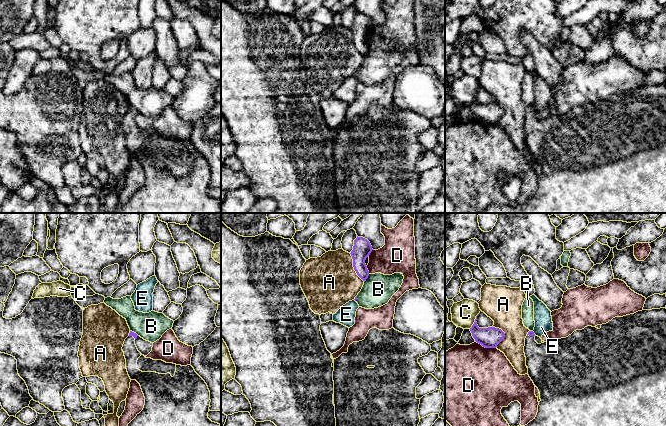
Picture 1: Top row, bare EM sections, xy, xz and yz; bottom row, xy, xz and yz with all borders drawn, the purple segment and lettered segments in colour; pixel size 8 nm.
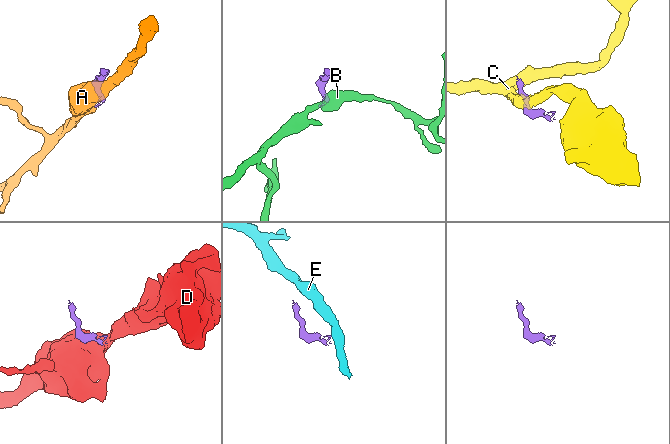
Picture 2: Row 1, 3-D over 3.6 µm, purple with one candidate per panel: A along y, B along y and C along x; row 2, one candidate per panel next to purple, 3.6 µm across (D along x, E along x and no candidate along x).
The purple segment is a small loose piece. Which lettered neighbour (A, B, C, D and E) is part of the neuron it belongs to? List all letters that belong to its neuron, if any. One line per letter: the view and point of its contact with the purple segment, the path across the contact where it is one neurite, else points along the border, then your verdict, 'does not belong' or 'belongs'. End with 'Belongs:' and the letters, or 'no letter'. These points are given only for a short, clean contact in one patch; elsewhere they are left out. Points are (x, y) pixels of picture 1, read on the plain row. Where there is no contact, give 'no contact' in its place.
A: xz (353, 42) | does not belong
B: xz (367, 53) | along xz (369, 50), (364, 58) | does not belong
C: yz (475, 97) | along yz (477, 90), (474, 99), (469, 104) | does not belong
D: yz (486, 123) | along yz (476, 117), (485, 123), (495, 124) | does not belong
E: yz (533, 109) | along yz (532, 107), (535, 110) | does not belong
Belongs: no letter

